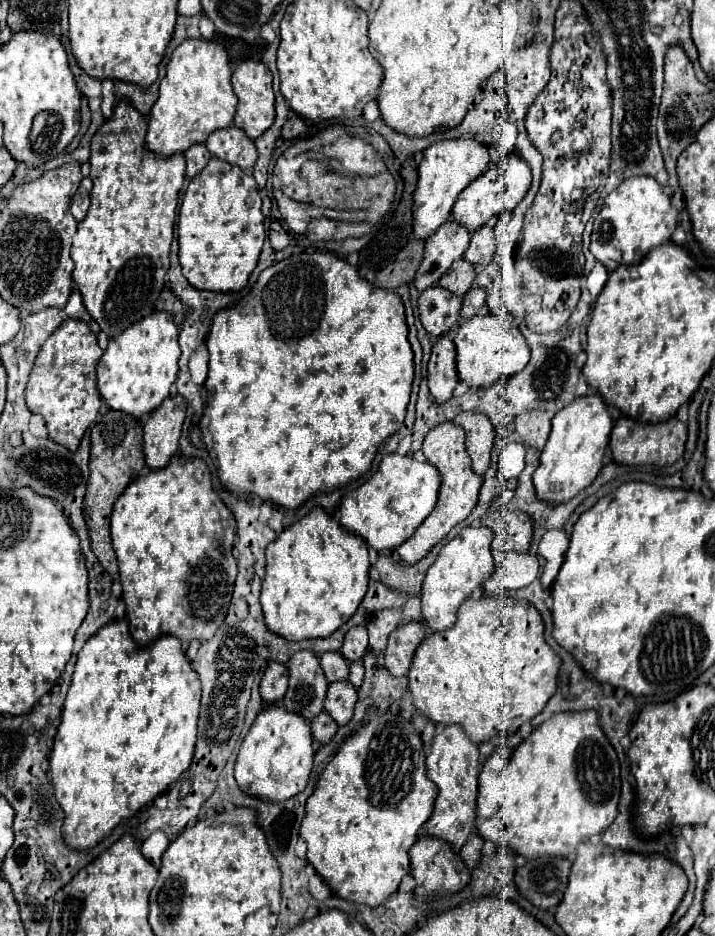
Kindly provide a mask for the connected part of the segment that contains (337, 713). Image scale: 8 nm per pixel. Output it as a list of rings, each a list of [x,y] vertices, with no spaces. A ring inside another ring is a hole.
[[[348,681],[330,683],[324,709],[332,715],[332,719],[336,719],[338,725],[346,725],[352,719],[354,703],[356,703],[356,689]]]

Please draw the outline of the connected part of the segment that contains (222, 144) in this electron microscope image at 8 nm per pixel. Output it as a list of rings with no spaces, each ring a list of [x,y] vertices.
[[[234,125],[214,131],[206,139],[206,147],[218,159],[222,159],[230,165],[238,165],[242,169],[252,169],[256,163],[256,157],[258,157],[254,141],[242,129],[238,129]]]

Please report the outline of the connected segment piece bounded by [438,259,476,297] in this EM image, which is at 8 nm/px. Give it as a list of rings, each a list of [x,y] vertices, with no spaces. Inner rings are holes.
[[[458,259],[456,263],[452,263],[450,271],[446,271],[446,275],[438,281],[438,285],[448,287],[454,295],[462,297],[470,289],[474,277],[476,277],[474,267],[466,259]]]

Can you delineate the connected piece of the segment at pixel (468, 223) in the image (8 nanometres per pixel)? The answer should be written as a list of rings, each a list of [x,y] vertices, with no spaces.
[[[512,153],[498,163],[490,163],[488,171],[484,171],[484,175],[476,177],[460,193],[460,197],[452,209],[452,217],[458,223],[462,223],[464,227],[468,227],[468,231],[474,231],[480,225],[486,225],[494,215],[512,211],[518,205],[518,201],[526,195],[530,183],[532,183],[532,169],[528,167],[528,163],[524,163],[524,159],[518,159],[518,155]]]

